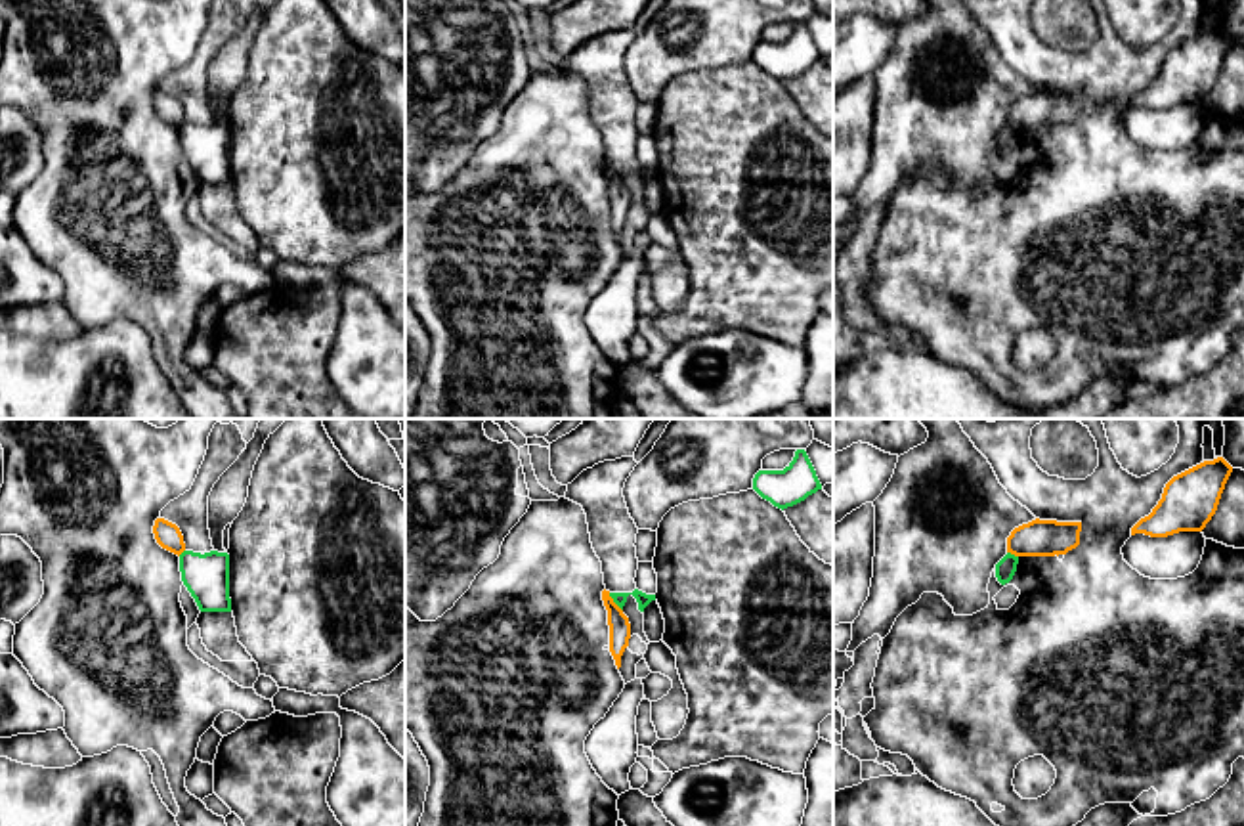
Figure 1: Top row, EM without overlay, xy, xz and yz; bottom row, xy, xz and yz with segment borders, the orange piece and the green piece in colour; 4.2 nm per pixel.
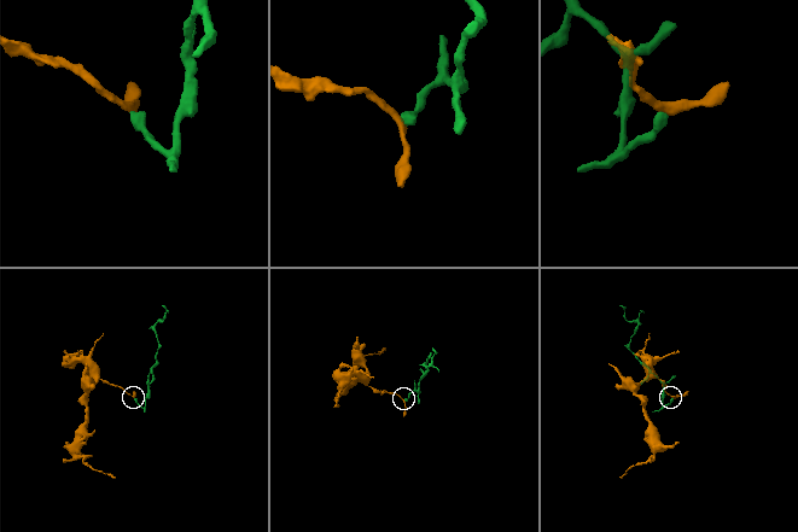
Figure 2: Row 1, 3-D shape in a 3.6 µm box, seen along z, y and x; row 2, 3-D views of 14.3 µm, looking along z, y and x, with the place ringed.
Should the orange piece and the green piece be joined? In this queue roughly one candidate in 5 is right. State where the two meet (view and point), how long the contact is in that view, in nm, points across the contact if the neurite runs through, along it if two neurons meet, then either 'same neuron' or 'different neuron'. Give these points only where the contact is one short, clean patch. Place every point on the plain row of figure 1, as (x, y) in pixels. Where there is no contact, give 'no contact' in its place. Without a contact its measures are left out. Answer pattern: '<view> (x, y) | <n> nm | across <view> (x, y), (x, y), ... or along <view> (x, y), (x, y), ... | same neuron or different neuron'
xz (614, 174) | 100 nm | along xz (608, 165), (622, 182) | different neuron

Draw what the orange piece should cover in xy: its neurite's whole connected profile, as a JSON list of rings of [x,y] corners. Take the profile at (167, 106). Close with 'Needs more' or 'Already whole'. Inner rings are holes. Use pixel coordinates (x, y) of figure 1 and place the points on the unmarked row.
[[[157,90],[155,98],[153,98],[153,105],[157,115],[174,124],[174,126],[182,126],[185,122],[185,115],[183,115],[183,107],[180,103],[180,99],[164,90]]]. Already whole

